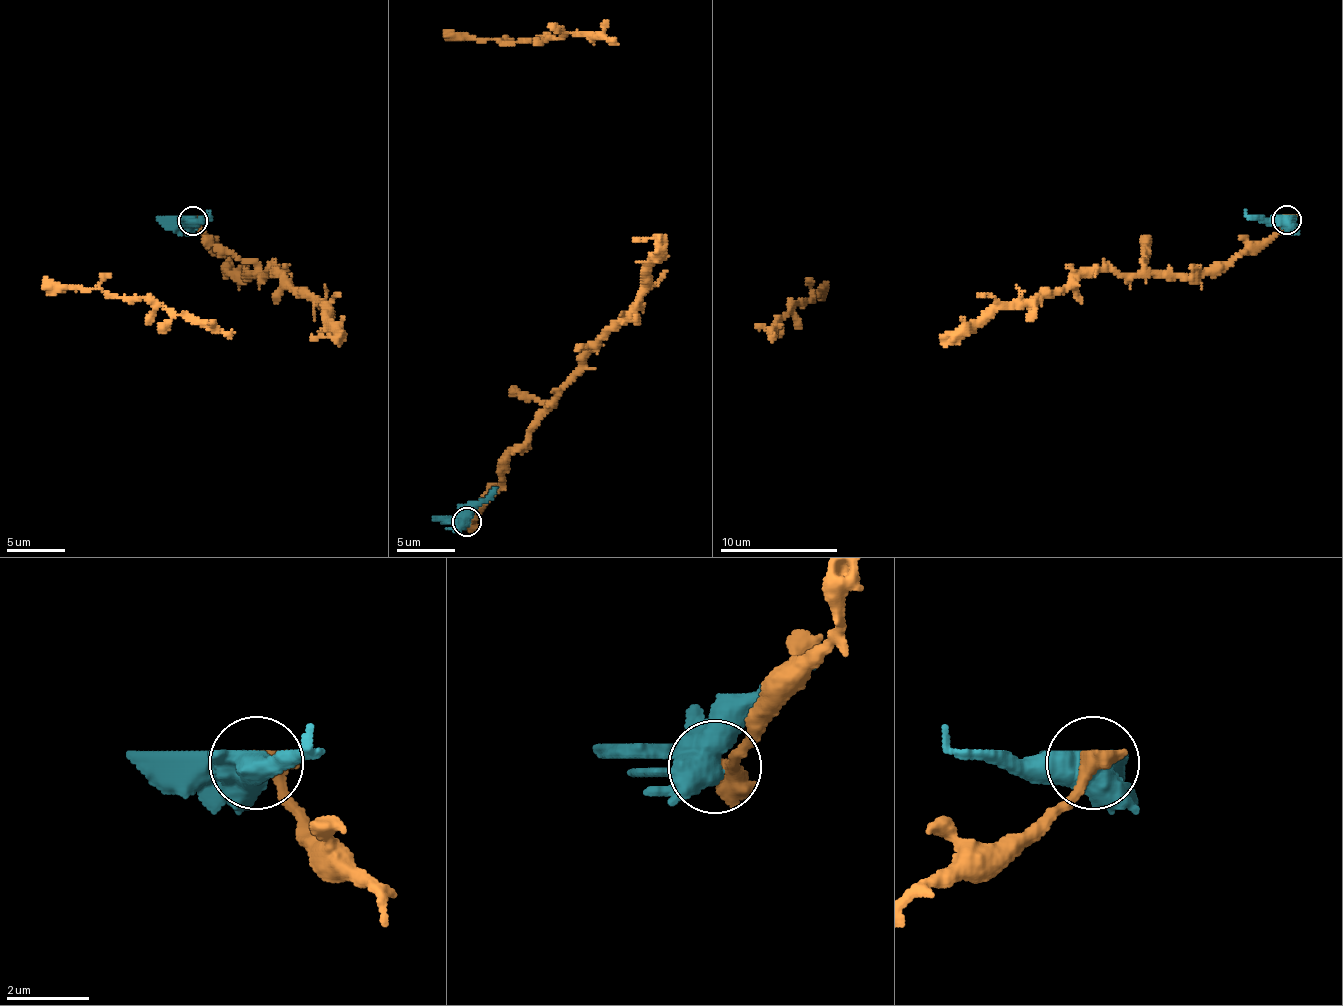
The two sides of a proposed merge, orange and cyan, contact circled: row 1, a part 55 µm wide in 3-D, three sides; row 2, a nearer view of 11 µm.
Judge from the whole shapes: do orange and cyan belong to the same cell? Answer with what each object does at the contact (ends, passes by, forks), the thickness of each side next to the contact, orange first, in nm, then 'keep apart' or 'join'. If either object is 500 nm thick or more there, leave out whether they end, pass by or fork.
550/500 nm | keep apart

